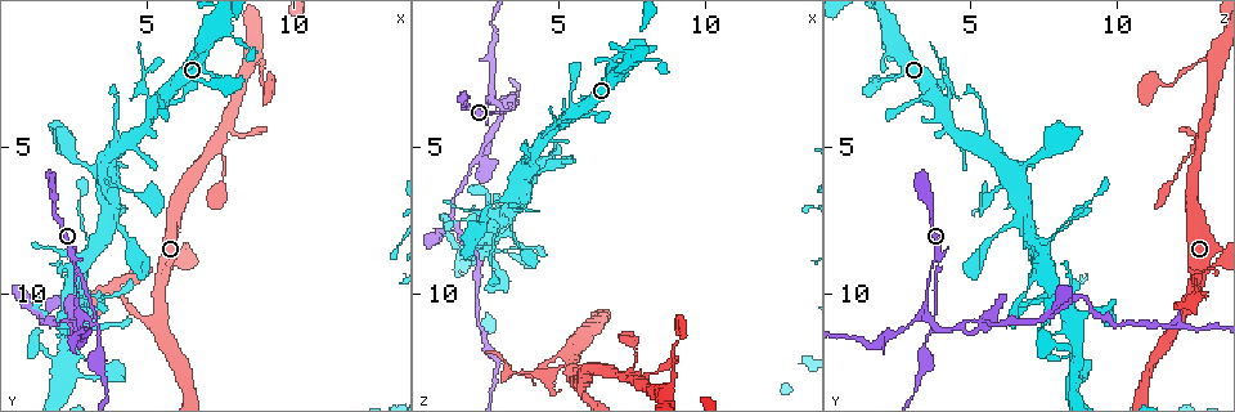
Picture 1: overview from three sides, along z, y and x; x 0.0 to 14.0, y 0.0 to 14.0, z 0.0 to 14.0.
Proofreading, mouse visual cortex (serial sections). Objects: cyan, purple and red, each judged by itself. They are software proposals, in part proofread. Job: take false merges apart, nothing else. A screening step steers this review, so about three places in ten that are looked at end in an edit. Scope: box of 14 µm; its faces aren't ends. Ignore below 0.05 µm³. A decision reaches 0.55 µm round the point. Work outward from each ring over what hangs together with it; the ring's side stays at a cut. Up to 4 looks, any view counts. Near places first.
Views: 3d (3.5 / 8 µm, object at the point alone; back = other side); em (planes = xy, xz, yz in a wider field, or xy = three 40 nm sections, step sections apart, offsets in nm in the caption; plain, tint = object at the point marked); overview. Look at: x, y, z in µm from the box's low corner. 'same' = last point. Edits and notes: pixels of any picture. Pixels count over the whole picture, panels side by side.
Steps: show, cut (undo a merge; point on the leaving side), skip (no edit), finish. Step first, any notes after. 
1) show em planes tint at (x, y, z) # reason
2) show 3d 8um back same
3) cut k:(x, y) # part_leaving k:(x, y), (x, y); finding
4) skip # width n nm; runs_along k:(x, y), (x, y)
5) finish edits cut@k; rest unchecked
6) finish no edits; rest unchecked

show 3d 8um at (3.5, 5.7, 6.5) # abrupt turn

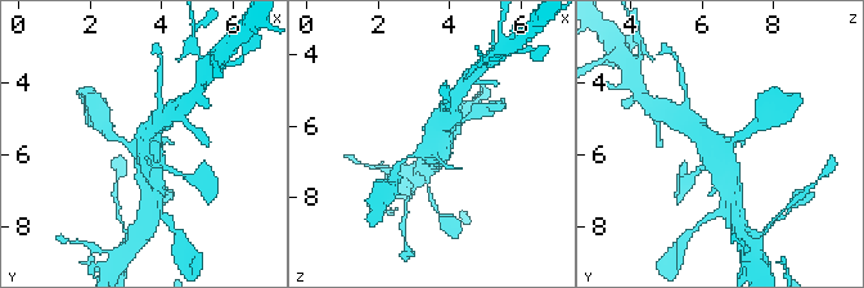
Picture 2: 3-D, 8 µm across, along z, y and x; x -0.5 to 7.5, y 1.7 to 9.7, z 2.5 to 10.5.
show em xy step 2 tint at (3.5, 5.8, 6.5) # need the tissue

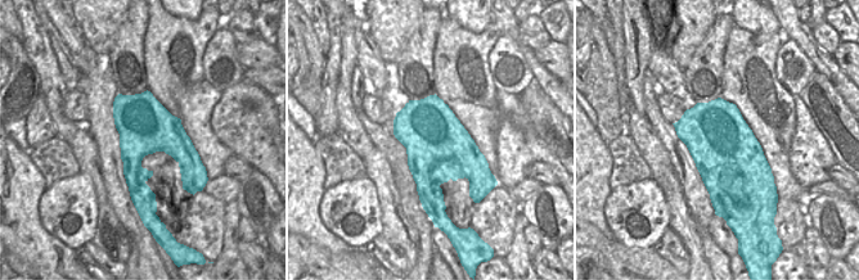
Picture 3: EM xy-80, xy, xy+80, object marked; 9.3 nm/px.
skip # one cell here

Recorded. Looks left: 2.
show 3d 8um at (3.3, 11.0, 3.8) # calibre changes

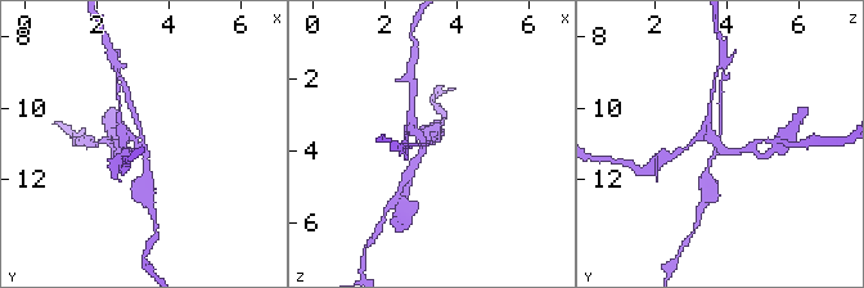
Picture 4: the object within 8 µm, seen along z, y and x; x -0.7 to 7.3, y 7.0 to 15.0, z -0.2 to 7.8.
show em planes tint at (3.3, 10.9, 3.8) # arms 3; arm_widths 150, 150, 200 nm

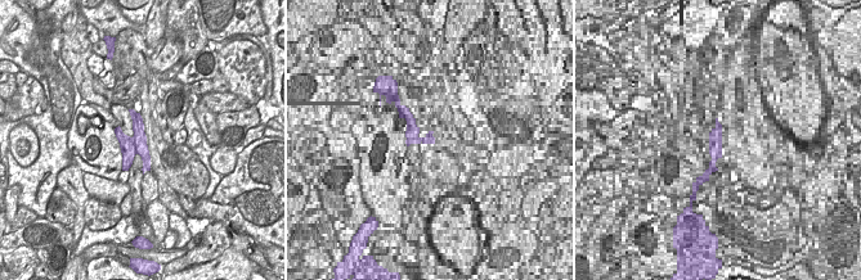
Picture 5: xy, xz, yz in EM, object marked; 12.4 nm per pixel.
cut 4:(707, 127) # width 280 nm; part_leaving 4:(719, 144), (743, 151), (760, 140); a second cell is stuck on

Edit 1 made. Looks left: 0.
finish edits cut@4; rest unchecked

